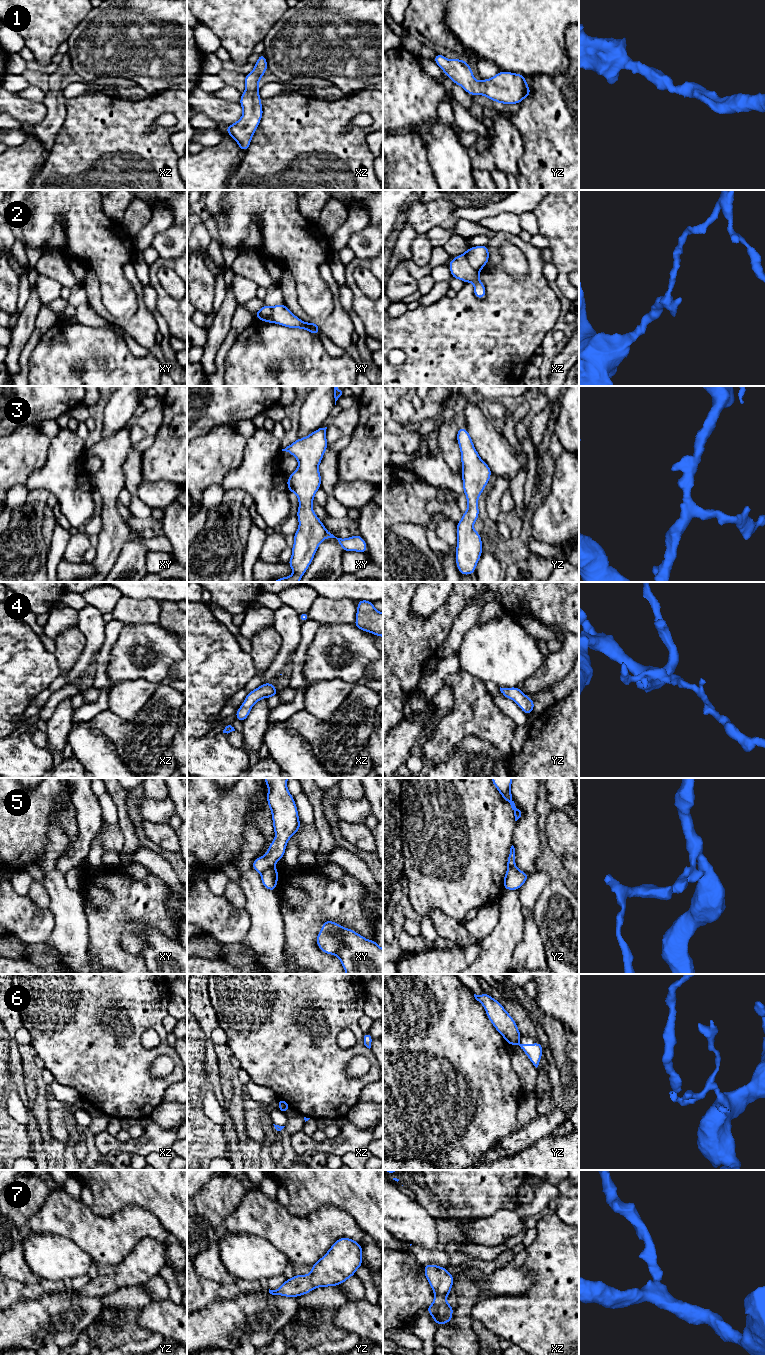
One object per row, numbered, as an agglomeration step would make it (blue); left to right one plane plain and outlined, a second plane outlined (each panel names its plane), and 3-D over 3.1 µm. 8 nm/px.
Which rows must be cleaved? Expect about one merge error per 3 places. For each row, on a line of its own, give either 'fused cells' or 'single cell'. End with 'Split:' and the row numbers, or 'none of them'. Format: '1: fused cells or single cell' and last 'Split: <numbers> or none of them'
1: single cell
2: fused cells
3: single cell
4: single cell
5: single cell
6: fused cells
7: single cell
Split: 2, 6

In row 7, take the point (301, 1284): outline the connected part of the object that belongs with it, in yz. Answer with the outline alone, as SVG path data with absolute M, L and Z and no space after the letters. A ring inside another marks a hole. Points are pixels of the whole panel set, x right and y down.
M342 1237L311 1267L309 1275L294 1275L277 1290L269 1289L269 1293L299 1297L310 1293L314 1288L337 1286L355 1275L356 1270L362 1265L362 1245L350 1238Z

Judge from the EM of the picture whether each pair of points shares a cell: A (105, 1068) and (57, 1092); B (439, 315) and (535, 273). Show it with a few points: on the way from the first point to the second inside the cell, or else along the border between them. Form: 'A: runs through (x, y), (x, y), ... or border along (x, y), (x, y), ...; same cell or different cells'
A: border along (55, 1080), (61, 1084), (73, 1087), (83, 1098); different cells
B: runs through (464, 317), (487, 317), (513, 298); same cell

